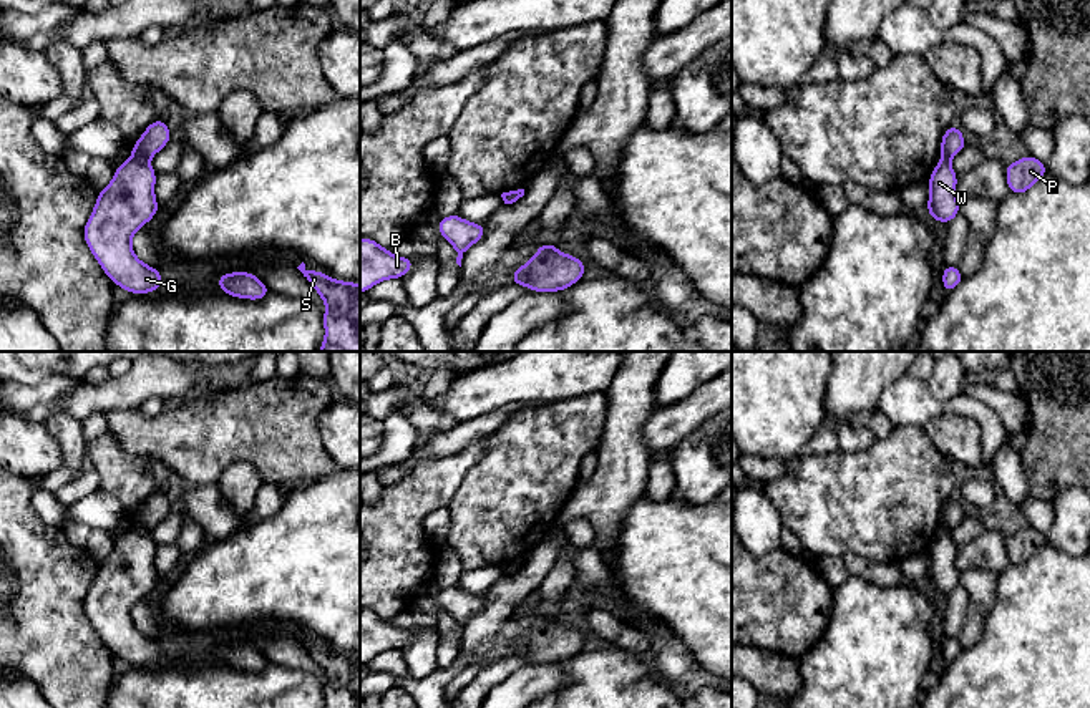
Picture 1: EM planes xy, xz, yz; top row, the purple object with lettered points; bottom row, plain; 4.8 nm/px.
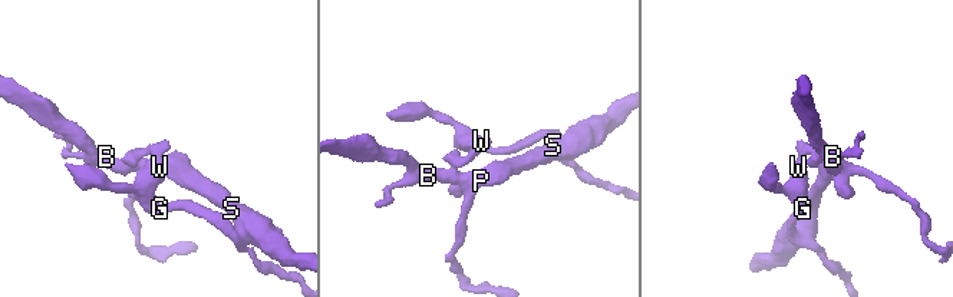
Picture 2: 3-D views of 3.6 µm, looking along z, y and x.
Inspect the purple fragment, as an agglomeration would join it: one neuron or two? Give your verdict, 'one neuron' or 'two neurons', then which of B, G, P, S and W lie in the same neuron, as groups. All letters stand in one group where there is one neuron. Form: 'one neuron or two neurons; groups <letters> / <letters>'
two neurons; groups B P S / G W

